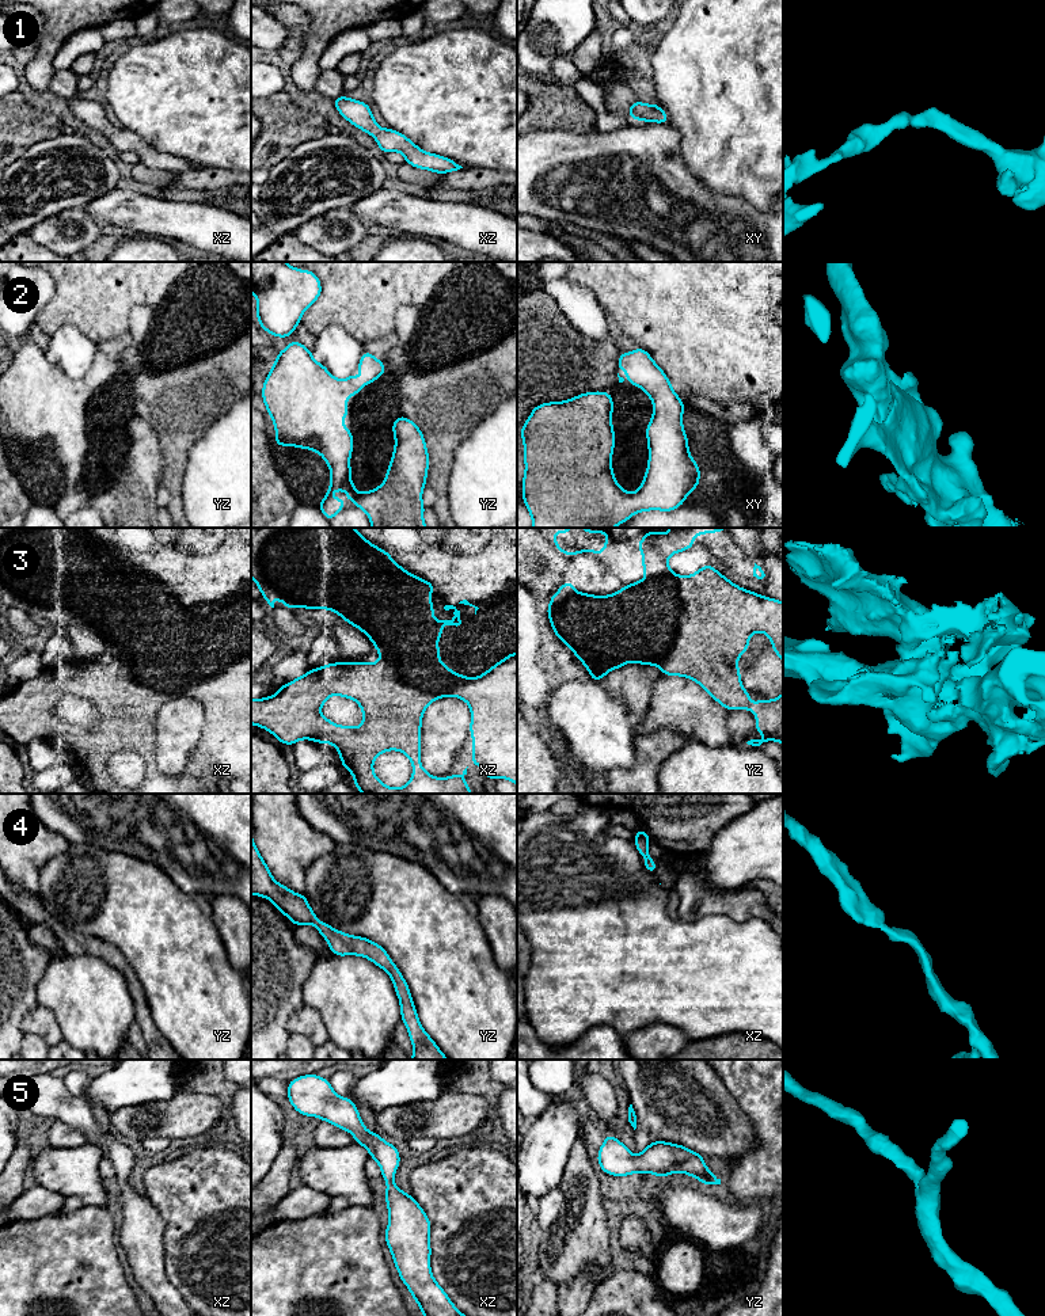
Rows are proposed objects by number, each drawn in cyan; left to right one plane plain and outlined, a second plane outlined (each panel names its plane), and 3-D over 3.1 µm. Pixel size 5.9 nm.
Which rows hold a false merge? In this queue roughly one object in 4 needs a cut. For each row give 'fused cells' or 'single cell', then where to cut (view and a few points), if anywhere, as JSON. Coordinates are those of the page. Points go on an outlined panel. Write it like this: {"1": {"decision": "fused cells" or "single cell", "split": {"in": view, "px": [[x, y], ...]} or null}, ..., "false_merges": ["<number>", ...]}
{"1": {"decision": "single cell", "split": null}, "2": {"decision": "single cell", "split": null}, "3": {"decision": "fused cells", "split": {"in": "xz", "px": [[382, 653], [405, 670], [426, 647], [452, 684], [467, 680]]}}, "4": {"decision": "single cell", "split": null}, "5": {"decision": "single cell", "split": null}, "false_merges": ["3"]}

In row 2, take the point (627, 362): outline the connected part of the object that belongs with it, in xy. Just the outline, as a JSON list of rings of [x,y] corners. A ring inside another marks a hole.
[[[636,347],[631,353],[622,351],[616,370],[624,368],[630,385],[641,387],[653,400],[653,417],[646,427],[649,461],[639,488],[628,494],[616,482],[612,471],[615,431],[612,426],[613,400],[611,392],[585,392],[563,402],[550,402],[535,406],[529,418],[521,426],[524,442],[525,472],[522,478],[522,501],[532,517],[532,528],[615,528],[628,521],[638,511],[672,511],[680,507],[700,480],[700,468],[691,457],[688,437],[683,427],[685,404],[670,385],[668,376],[653,361],[651,355]]]

